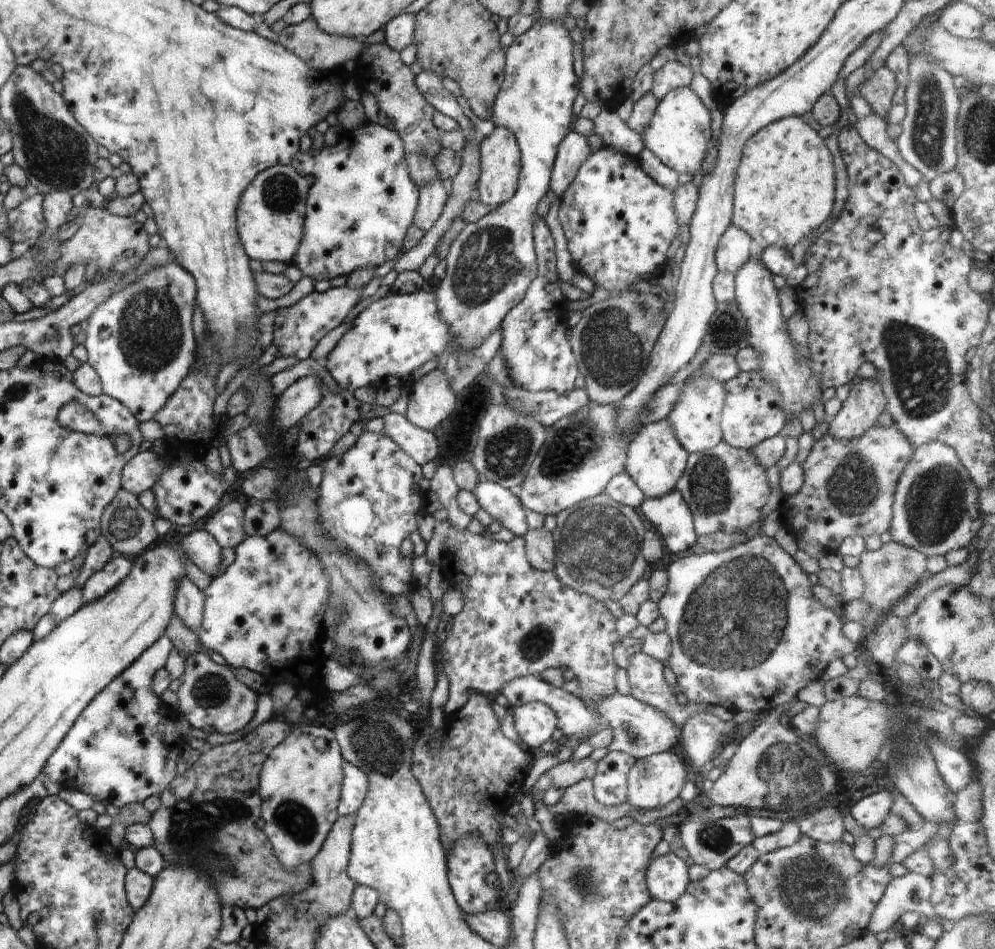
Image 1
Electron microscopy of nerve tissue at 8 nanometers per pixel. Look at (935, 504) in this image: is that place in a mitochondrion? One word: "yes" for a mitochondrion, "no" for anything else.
yes

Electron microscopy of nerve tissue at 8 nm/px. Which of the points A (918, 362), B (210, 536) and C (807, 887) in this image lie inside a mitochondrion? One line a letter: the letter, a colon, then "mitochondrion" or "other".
A: mitochondrion
B: other
C: mitochondrion

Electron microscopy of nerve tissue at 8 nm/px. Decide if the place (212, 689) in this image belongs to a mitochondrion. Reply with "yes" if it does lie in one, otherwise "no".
yes

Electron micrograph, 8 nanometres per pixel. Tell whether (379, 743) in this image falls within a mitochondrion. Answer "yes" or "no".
yes

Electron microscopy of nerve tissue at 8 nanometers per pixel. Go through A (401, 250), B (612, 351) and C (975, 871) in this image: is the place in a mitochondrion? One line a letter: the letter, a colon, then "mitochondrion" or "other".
A: other
B: mitochondrion
C: other

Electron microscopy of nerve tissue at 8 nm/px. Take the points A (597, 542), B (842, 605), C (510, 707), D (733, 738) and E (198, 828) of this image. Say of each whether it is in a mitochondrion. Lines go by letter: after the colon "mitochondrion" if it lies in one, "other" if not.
A: mitochondrion
B: other
C: other
D: other
E: mitochondrion

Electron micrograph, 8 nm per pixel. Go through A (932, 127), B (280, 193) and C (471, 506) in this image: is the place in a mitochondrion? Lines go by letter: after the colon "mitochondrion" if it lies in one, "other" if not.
A: mitochondrion
B: mitochondrion
C: other

